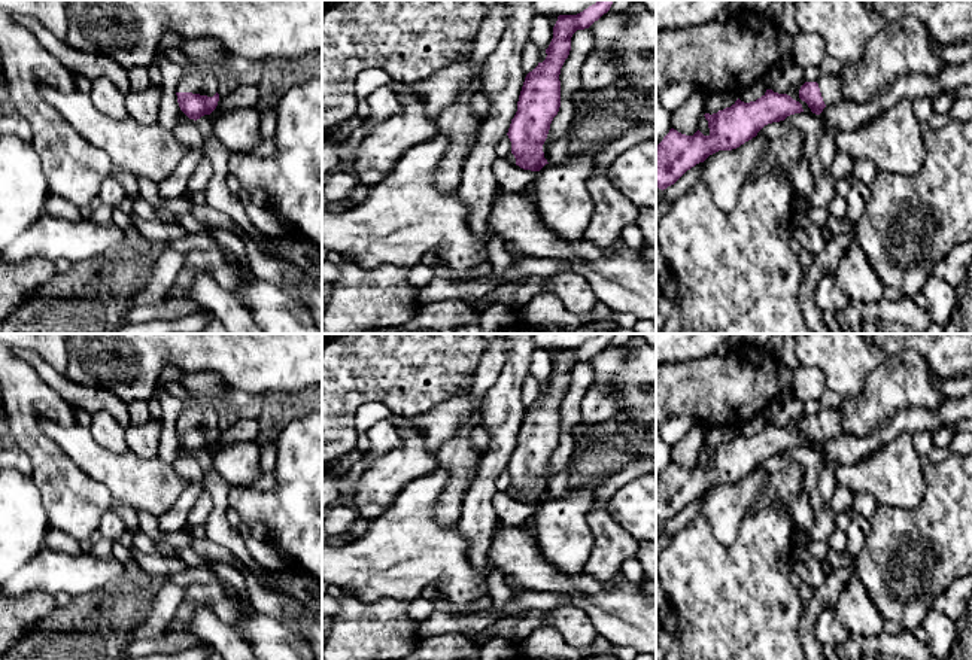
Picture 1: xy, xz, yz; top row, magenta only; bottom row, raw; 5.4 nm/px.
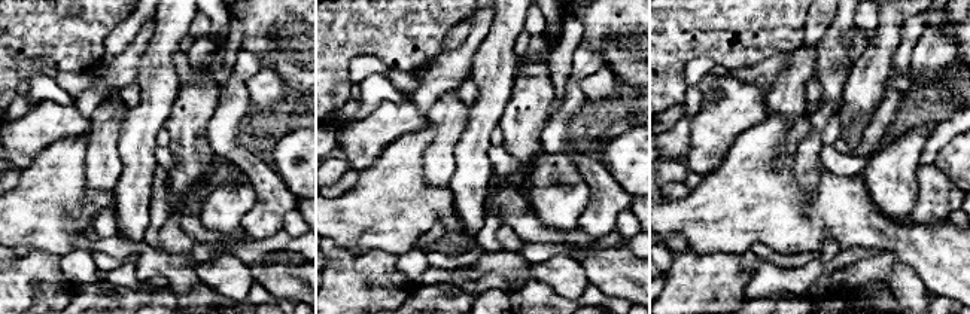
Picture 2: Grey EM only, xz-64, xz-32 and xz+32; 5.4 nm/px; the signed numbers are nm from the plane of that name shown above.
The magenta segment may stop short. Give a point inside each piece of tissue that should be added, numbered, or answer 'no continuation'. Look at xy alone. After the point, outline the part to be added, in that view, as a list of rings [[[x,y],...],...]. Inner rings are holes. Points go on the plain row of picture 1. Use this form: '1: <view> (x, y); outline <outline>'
1: xy (204, 417); outline [[[186,405],[177,419],[177,426],[213,431],[218,426],[218,411],[212,407]]]

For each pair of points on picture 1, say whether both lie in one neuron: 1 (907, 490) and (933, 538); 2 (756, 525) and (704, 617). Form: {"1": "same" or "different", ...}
{"1": "different", "2": "same"}

